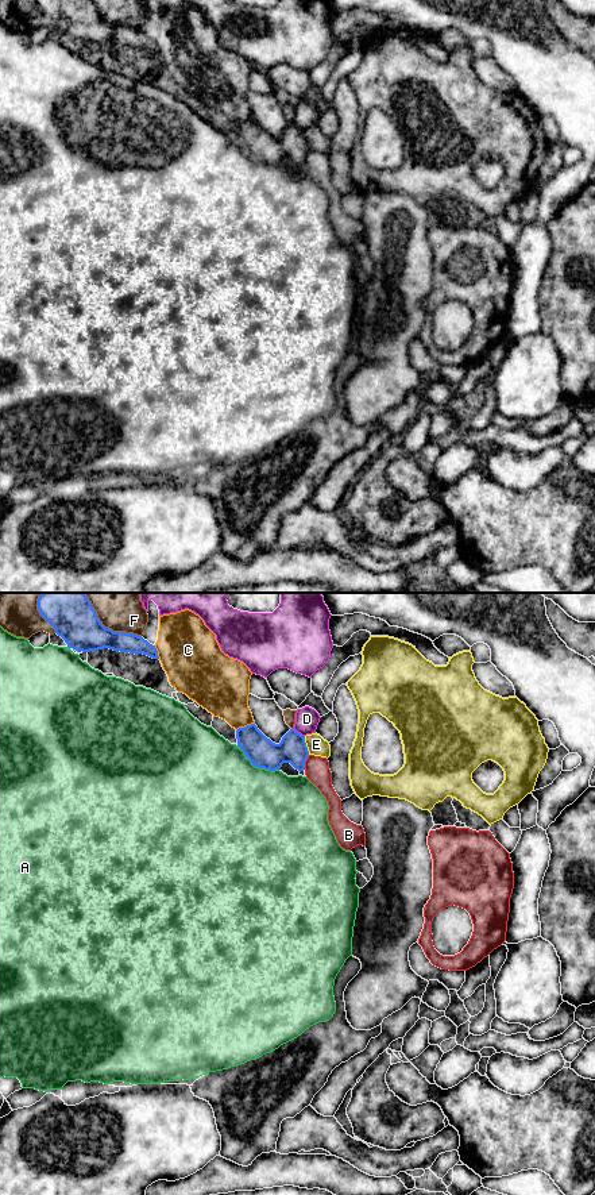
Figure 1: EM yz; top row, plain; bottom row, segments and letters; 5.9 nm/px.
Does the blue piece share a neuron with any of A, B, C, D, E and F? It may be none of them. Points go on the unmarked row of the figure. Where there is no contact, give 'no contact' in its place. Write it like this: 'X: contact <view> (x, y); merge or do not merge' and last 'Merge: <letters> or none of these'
A: contact yz (257, 161); do not merge
B: contact yz (305, 155); do not merge
C: contact yz (244, 122); do not merge
D: contact yz (300, 128); do not merge
E: contact yz (305, 141); do not merge
F: contact yz (111, 24); do not merge
Merge: none of these

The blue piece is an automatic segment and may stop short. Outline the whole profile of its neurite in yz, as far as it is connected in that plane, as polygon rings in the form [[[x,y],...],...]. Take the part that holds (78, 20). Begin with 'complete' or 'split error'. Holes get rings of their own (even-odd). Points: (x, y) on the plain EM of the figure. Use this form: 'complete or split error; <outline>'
complete; [[[36,0],[69,43],[82,47],[109,43],[120,47],[143,49],[159,54],[155,41],[142,31],[113,27],[105,23],[92,0]]]

